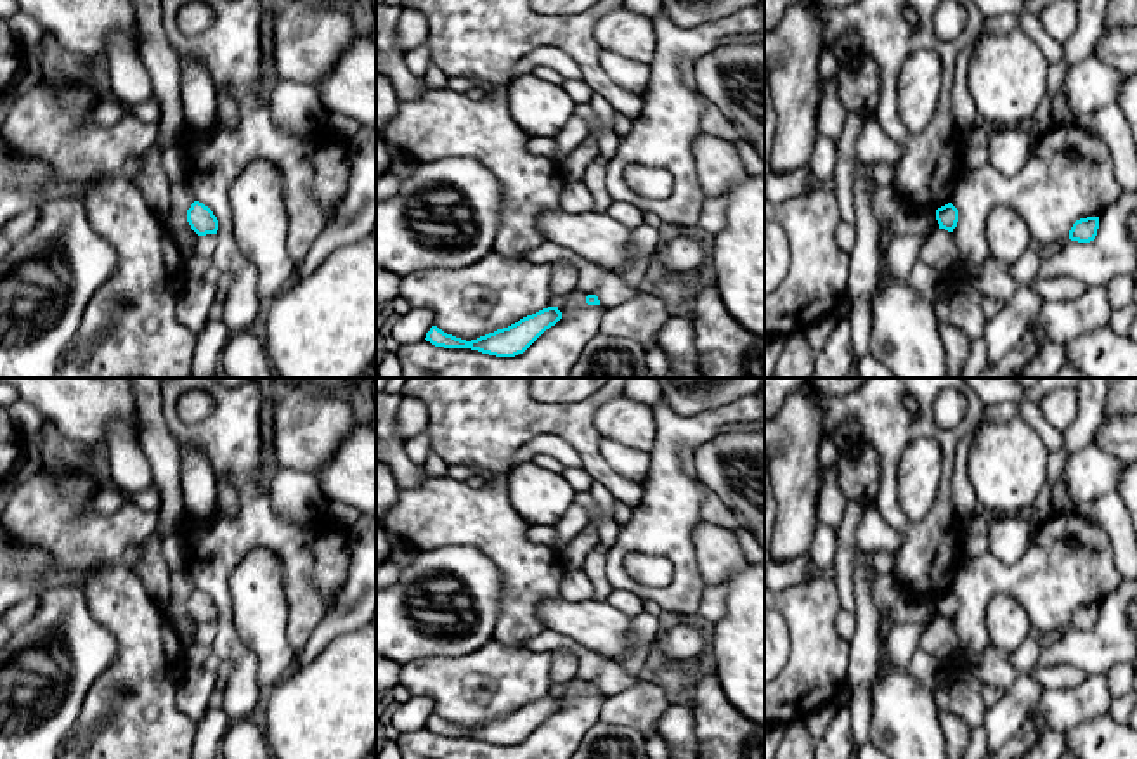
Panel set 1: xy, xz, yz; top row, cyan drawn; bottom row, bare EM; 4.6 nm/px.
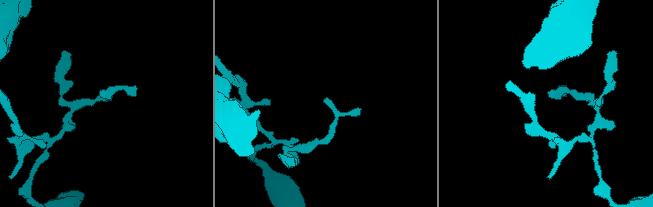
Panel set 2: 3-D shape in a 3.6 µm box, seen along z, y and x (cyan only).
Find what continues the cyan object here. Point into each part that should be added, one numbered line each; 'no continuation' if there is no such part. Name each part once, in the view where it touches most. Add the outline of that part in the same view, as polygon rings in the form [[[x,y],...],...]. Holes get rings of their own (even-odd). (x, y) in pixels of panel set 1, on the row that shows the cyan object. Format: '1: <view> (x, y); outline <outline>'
no continuation

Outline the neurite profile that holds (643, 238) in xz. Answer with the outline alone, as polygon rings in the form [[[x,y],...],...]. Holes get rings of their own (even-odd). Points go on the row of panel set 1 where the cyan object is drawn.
[[[641,224],[631,230],[633,263],[622,267],[615,274],[633,289],[638,289],[646,270],[653,263],[659,248],[659,230],[648,224]]]

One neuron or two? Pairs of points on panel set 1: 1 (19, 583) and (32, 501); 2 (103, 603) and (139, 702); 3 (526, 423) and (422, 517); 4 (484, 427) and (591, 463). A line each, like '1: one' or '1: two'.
1: two
2: one
3: two
4: one

